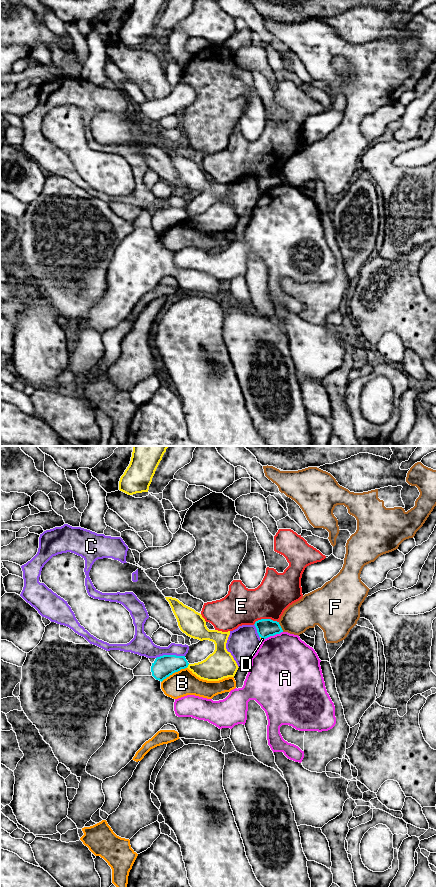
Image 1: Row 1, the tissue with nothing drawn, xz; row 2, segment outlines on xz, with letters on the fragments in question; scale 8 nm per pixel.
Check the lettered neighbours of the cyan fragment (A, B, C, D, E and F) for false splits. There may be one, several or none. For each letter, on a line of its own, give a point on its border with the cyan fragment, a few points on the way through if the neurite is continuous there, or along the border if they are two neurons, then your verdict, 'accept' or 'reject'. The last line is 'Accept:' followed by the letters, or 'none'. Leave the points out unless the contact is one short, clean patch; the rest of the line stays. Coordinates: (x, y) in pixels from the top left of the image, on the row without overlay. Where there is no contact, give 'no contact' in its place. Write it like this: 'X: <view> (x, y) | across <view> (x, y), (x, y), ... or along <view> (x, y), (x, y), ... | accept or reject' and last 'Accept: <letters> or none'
A: xz (273, 187) | reject
B: xz (173, 224) | reject
C: xz (170, 207) | reject
D: xz (187, 218) | reject
E: xz (265, 171) | reject
F: xz (280, 179) | along xz (278, 174), (283, 183) | reject
Accept: none

